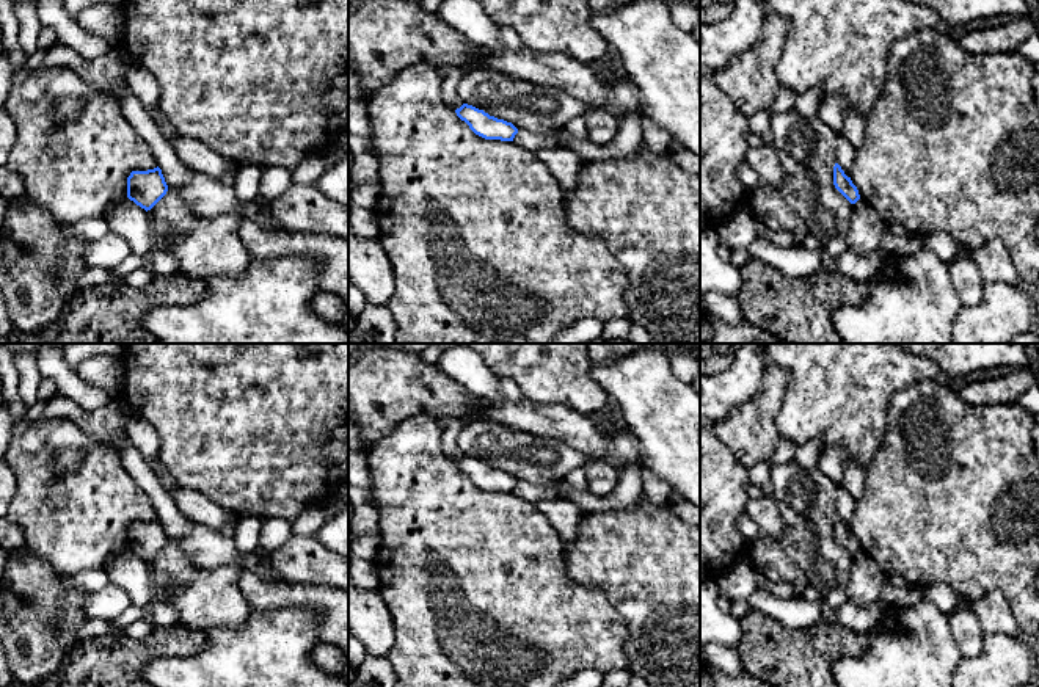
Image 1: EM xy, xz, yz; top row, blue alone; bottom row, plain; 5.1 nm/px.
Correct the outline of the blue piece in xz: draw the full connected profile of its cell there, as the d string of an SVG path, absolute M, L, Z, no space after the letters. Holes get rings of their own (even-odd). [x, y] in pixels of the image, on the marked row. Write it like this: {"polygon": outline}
{"polygon": "M463 104L455 113L476 135L485 140L513 141L518 133L518 129L512 122L490 116L483 110L468 104Z"}

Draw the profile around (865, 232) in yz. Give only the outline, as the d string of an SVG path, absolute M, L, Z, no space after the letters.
M862 198L852 204L848 231L848 248L868 254L882 245L885 224L877 212Z

